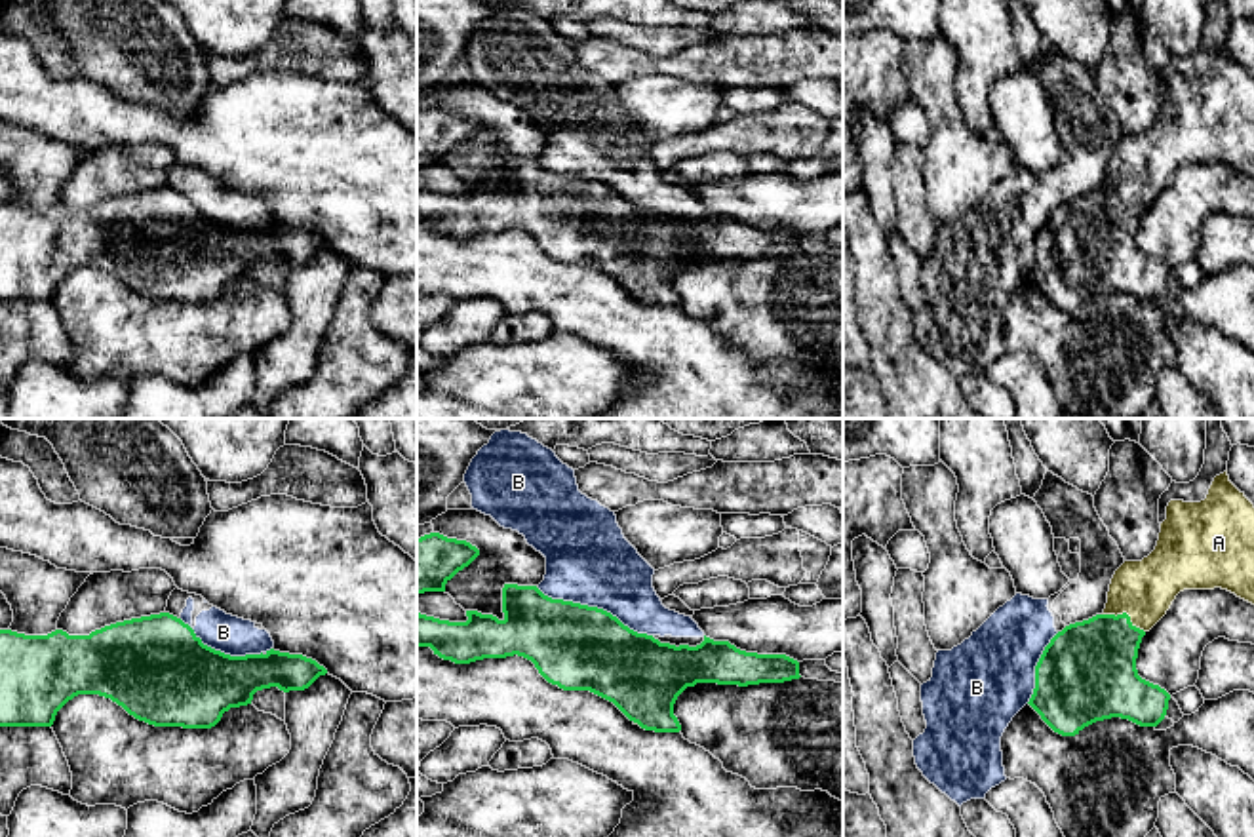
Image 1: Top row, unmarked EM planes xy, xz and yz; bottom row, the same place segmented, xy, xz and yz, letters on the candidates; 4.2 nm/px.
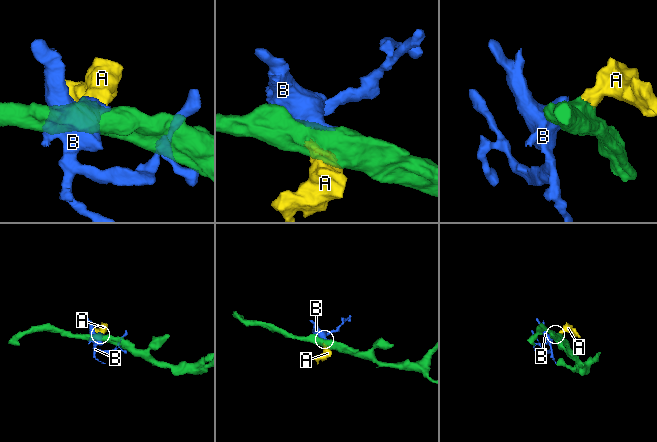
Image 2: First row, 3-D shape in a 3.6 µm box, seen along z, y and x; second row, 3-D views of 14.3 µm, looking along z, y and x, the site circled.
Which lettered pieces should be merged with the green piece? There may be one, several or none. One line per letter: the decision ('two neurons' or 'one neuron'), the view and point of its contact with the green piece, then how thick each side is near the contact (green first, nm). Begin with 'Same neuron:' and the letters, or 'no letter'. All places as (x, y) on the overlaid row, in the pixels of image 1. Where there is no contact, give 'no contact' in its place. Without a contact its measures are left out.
Same neuron: A
A: one neuron; meets green in yz at (1125, 613); 360 nm thick on the green side, 240 nm on the other
B: two neurons; meets green in xz at (594, 607); 360 nm thick on the green side, 360 nm on the other

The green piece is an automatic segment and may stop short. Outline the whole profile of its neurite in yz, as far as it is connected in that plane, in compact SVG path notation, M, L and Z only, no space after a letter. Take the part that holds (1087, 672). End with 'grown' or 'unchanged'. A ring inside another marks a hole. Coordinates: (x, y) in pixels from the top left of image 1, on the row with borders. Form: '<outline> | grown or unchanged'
M1227 476L1214 477L1201 502L1170 500L1155 550L1142 561L1125 561L1113 574L1102 614L1058 632L1035 666L1029 706L1062 736L1121 717L1140 727L1157 727L1170 694L1138 675L1142 637L1166 614L1184 590L1222 588L1254 605L1254 504Z | grown

